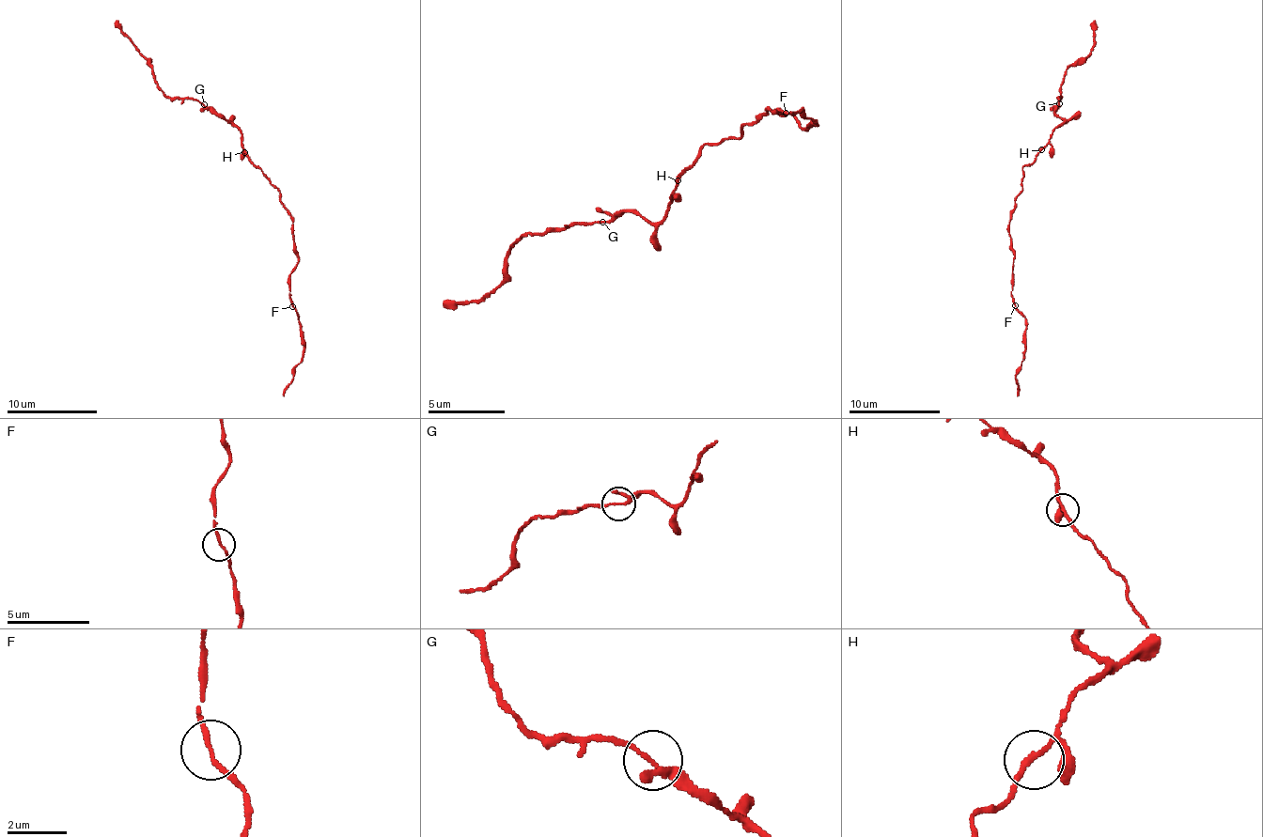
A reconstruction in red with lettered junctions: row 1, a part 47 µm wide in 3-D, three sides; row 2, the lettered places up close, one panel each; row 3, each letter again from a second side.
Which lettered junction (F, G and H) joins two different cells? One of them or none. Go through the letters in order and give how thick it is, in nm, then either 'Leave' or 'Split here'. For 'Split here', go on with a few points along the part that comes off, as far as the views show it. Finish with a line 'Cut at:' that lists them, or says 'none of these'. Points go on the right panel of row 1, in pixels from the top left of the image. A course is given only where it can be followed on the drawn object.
F: Thickness 140 nm. Leave
G: Thickness 140 nm. Leave
H: Thickness 140 nm. Leave
Cut at: none of these

